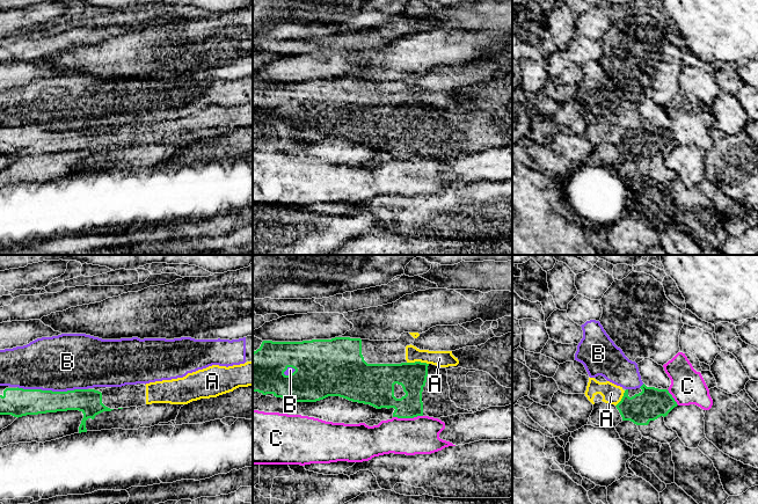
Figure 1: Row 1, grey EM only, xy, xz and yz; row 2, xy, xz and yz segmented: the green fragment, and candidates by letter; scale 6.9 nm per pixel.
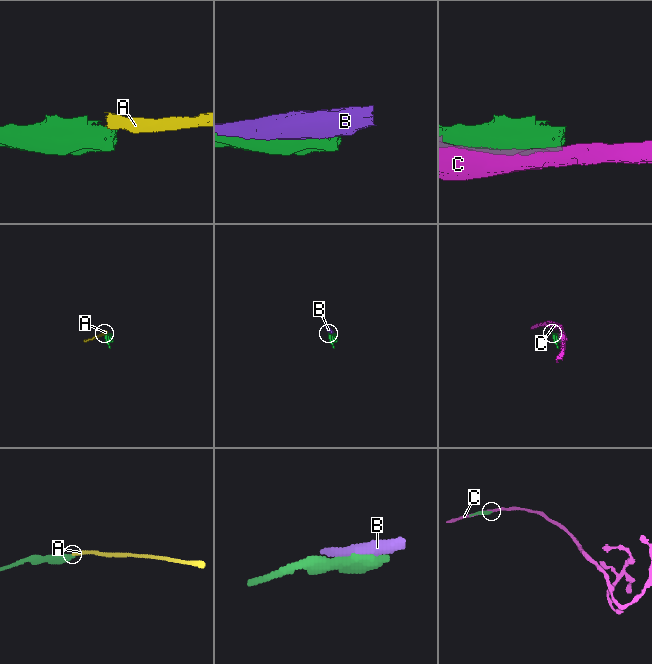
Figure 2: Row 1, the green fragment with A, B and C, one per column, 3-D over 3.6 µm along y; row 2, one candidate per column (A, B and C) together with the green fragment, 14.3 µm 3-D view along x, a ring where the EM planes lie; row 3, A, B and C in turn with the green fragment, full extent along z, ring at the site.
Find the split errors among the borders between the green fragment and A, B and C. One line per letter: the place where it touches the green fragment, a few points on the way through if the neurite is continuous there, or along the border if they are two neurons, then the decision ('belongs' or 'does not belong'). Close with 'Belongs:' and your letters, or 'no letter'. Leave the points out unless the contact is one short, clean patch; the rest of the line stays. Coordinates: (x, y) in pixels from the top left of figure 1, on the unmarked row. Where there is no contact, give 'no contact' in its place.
A: contact xz (417, 102); border xz (407, 102), (425, 102), (428, 104); does not belong
B: contact xy (51, 131); does not belong
C: contact xz (407, 158); does not belong
Belongs: no letter

